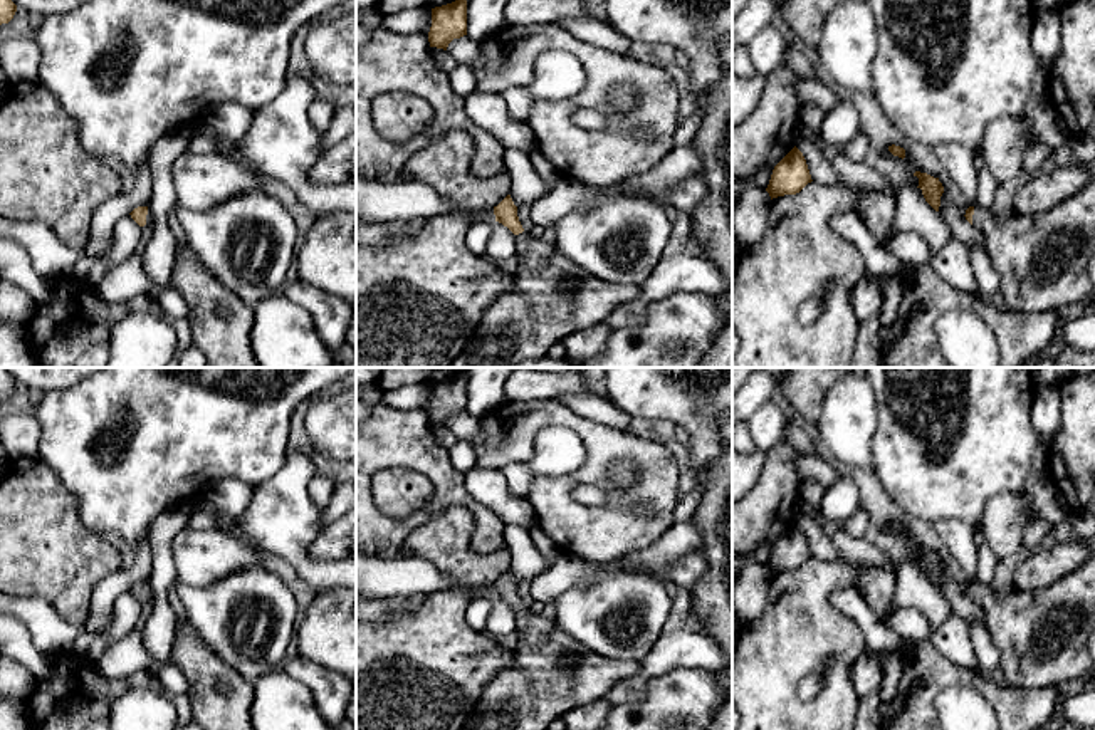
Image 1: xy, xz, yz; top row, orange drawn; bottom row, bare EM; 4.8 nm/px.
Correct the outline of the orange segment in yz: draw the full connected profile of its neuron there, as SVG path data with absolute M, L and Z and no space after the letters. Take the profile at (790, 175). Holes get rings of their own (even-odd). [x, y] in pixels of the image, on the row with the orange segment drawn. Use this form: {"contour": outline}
{"contour": "M794 146L773 169L766 191L771 200L784 195L799 193L808 183L811 175L803 153Z"}

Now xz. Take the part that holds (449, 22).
{"contour": "M467 0L432 8L430 47L447 50L453 39L467 35Z"}

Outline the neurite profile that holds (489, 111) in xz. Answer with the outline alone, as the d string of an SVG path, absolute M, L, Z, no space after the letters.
M475 91L464 97L465 114L504 149L531 154L537 149L536 136L529 124L514 121L502 94Z

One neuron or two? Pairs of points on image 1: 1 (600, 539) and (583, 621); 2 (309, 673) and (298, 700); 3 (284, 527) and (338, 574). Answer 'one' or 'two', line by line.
1: two
2: two
3: one

